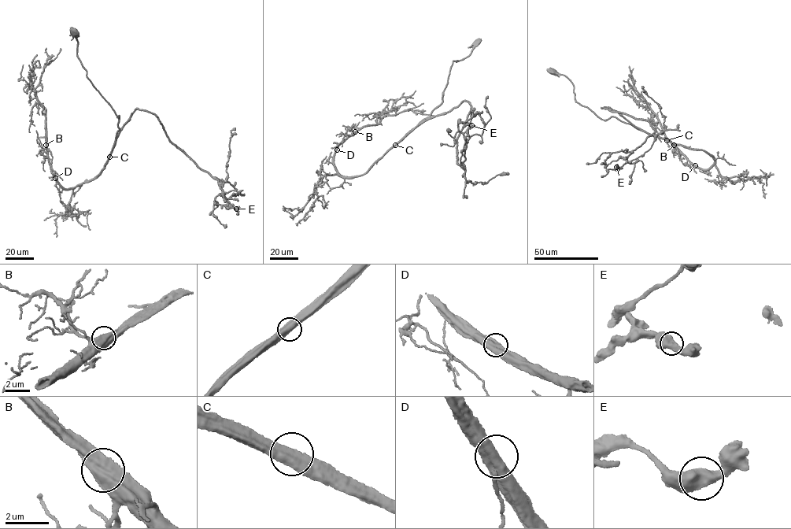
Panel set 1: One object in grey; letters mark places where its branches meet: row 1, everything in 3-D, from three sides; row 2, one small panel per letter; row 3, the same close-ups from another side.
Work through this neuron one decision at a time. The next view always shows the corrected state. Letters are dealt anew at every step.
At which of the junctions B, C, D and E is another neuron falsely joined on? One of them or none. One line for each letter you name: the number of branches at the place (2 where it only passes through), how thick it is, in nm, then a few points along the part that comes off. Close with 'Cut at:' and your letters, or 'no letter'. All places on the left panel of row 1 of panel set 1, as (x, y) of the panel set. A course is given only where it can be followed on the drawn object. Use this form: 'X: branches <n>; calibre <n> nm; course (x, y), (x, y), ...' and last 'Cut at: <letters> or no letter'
Cut at: no letter

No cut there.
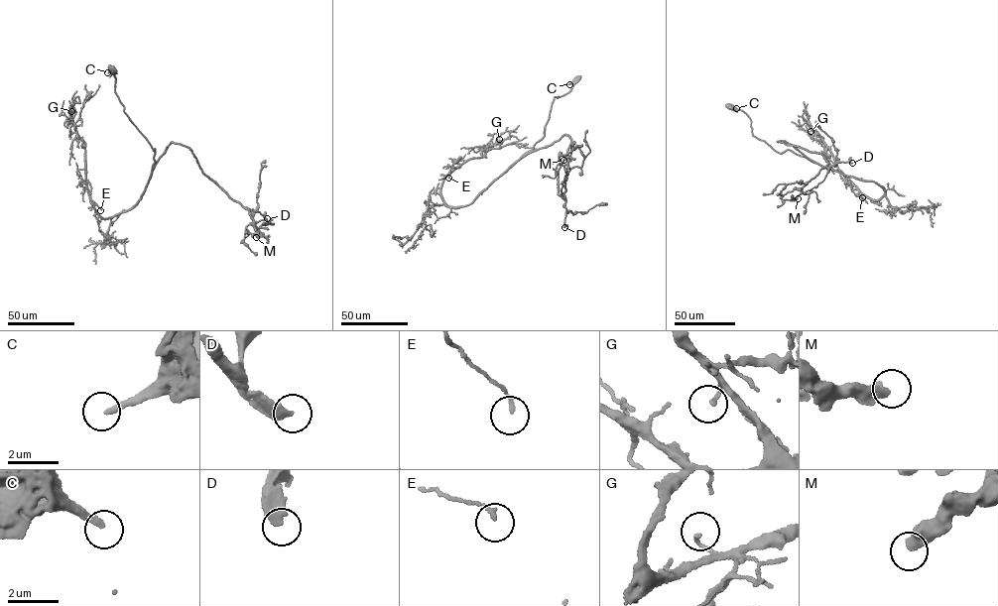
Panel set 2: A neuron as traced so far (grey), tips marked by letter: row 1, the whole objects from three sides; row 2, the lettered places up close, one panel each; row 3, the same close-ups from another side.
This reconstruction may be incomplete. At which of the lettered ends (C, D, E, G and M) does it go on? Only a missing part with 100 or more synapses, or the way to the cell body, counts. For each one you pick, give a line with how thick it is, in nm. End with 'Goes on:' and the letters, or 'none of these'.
D: calibre 480 nm
Goes on: D

